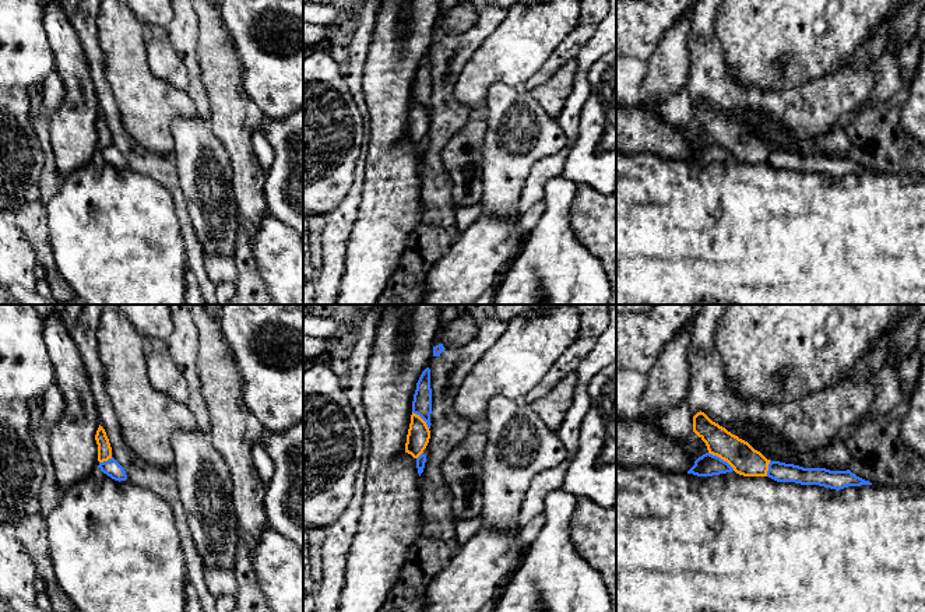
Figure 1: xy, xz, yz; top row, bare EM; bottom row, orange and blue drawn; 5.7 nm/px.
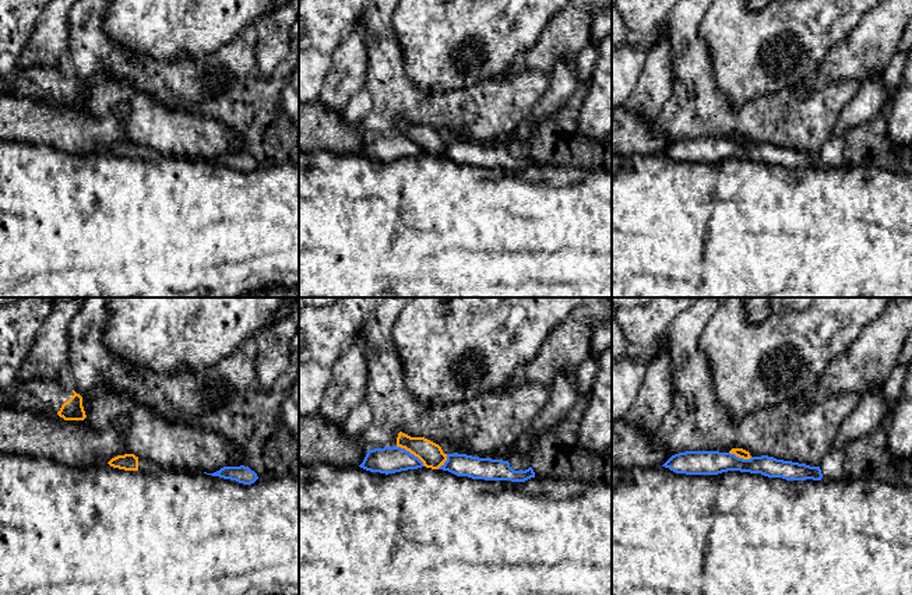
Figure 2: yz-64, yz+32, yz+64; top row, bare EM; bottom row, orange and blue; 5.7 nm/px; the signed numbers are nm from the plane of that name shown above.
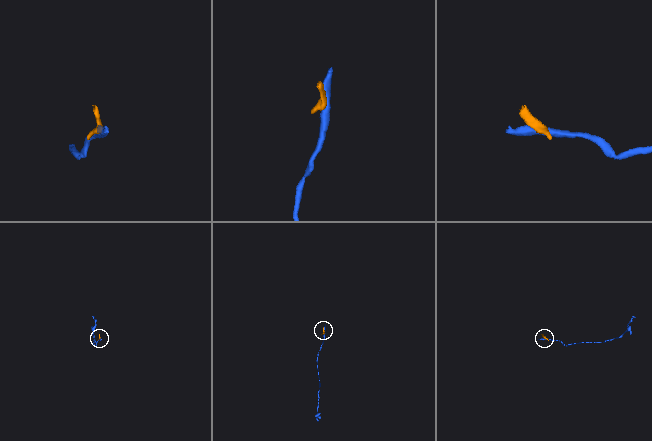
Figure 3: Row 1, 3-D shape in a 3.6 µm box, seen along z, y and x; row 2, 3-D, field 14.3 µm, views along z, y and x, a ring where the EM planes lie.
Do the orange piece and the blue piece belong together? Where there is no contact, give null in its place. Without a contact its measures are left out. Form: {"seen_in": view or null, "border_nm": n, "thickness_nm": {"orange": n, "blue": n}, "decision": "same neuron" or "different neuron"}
{"seen_in": "yz", "border_nm": 190, "thickness_nm": {"orange": 170, "blue": 130}, "decision": "different neuron"}

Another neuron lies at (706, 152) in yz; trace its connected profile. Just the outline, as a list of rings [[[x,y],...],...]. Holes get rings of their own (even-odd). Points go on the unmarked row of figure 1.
[[[706,140],[694,148],[694,152],[687,158],[687,161],[697,163],[713,163],[732,158],[734,155],[727,148]]]

